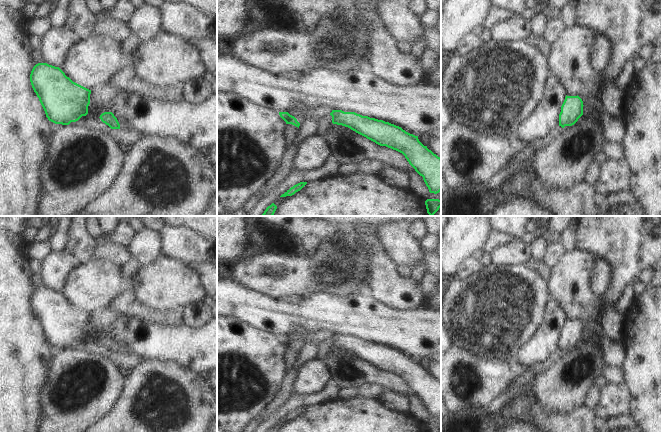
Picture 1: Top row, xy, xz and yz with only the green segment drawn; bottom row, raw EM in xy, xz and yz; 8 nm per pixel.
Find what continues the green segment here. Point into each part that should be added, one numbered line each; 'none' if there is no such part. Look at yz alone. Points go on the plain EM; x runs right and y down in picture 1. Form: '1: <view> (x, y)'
none

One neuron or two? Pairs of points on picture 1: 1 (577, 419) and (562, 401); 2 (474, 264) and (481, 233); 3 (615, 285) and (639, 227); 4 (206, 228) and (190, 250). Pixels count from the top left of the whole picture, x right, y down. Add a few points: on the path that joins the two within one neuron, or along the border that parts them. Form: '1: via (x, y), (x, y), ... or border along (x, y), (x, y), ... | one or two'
1: border along (582, 404), (570, 411), (547, 411) | two
2: border along (472, 255), (462, 264), (457, 274) | two
3: via (624, 271), (630, 241) | one
4: border along (179, 227), (187, 227), (194, 230), (206, 239) | two

